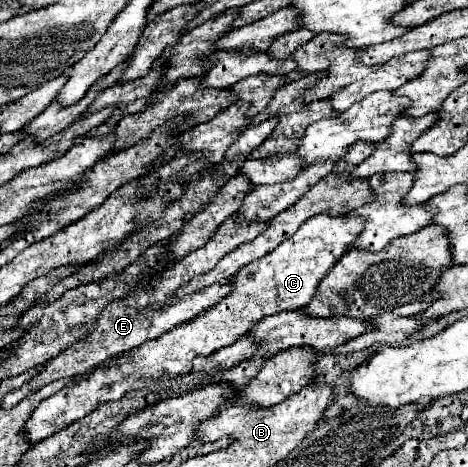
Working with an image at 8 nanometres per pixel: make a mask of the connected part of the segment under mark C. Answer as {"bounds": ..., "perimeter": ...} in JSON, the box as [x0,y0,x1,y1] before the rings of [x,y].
{"bounds":[25,214,365,442],"perimeter":[[[321,214],[305,220],[293,234],[293,238],[279,244],[273,252],[269,252],[261,260],[255,260],[249,266],[245,266],[231,280],[233,292],[215,306],[207,308],[201,316],[165,332],[163,336],[151,342],[145,342],[143,346],[123,356],[111,358],[105,366],[89,372],[89,376],[77,382],[77,386],[63,388],[55,396],[43,400],[29,418],[29,422],[25,424],[27,438],[31,442],[41,442],[51,434],[55,434],[57,430],[69,426],[69,422],[85,418],[85,414],[97,408],[97,402],[113,402],[133,390],[139,390],[139,378],[143,376],[159,380],[165,374],[165,378],[173,380],[177,376],[189,374],[193,370],[191,364],[193,358],[211,356],[213,352],[231,346],[241,336],[249,334],[253,322],[259,322],[261,318],[271,314],[303,308],[305,304],[311,302],[321,278],[325,278],[331,266],[335,266],[335,262],[353,246],[363,226],[365,222],[361,222],[361,218],[349,218],[345,214],[341,216]]]}

